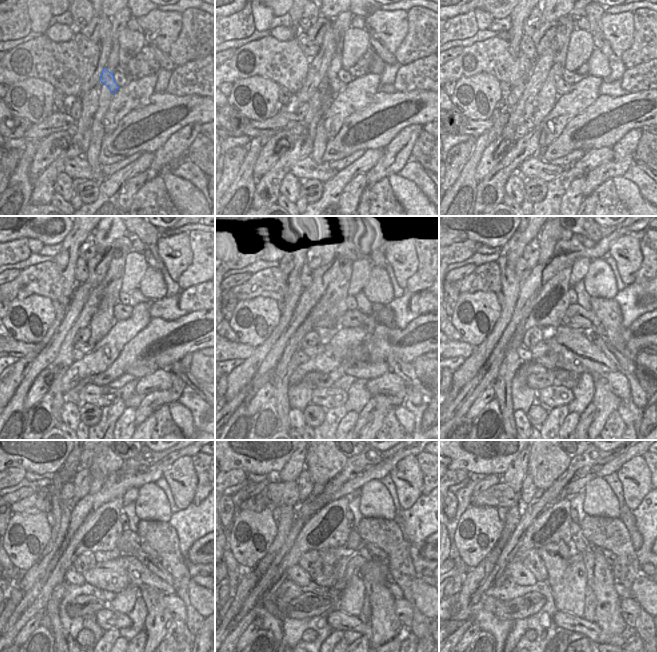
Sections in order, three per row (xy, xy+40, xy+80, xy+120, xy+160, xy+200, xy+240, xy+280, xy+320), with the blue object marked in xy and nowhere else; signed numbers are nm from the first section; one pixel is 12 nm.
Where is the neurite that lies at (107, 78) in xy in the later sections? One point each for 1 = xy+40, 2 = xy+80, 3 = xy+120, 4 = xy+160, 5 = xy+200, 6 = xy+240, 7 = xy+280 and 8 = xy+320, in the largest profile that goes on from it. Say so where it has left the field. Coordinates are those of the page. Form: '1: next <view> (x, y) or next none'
1: next xy+40 (337, 86)
2: next xy+80 (562, 87)
3: next xy+120 (119, 312)
4: next xy+160 (347, 317)
5: next xy+200 (576, 317)
6: next xy+240 (129, 542)
7: next xy+280 (355, 542)
8: next xy+320 (610, 557)

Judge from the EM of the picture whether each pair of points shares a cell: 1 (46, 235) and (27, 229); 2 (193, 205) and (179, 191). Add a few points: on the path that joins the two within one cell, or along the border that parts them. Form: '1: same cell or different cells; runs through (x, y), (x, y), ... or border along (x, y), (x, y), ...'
1: same cell; runs through (41, 230), (32, 229)
2: same cell; runs through (190, 202), (182, 194)

